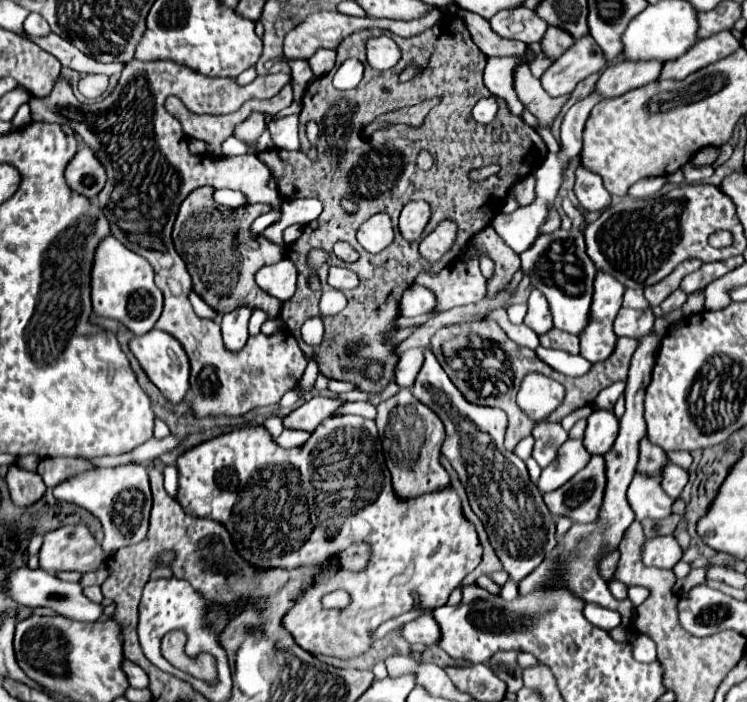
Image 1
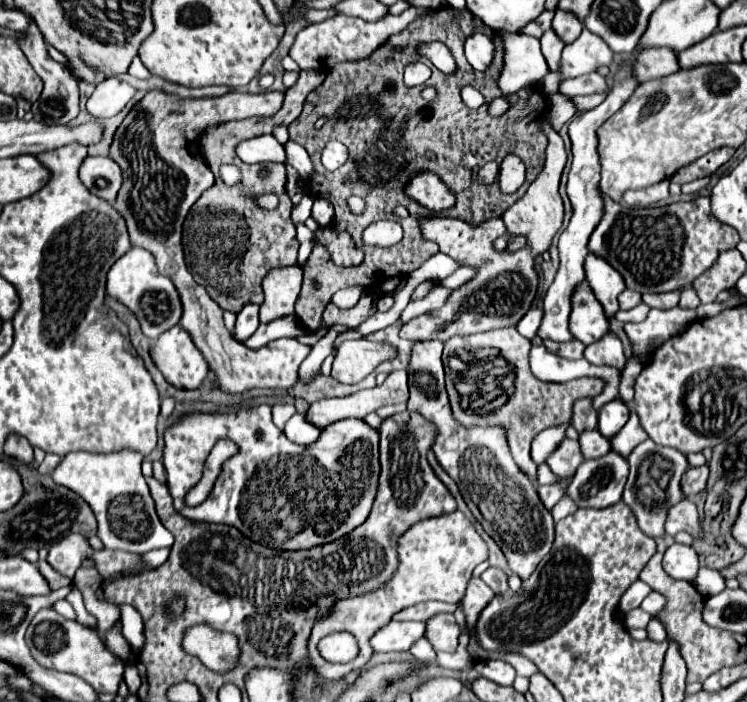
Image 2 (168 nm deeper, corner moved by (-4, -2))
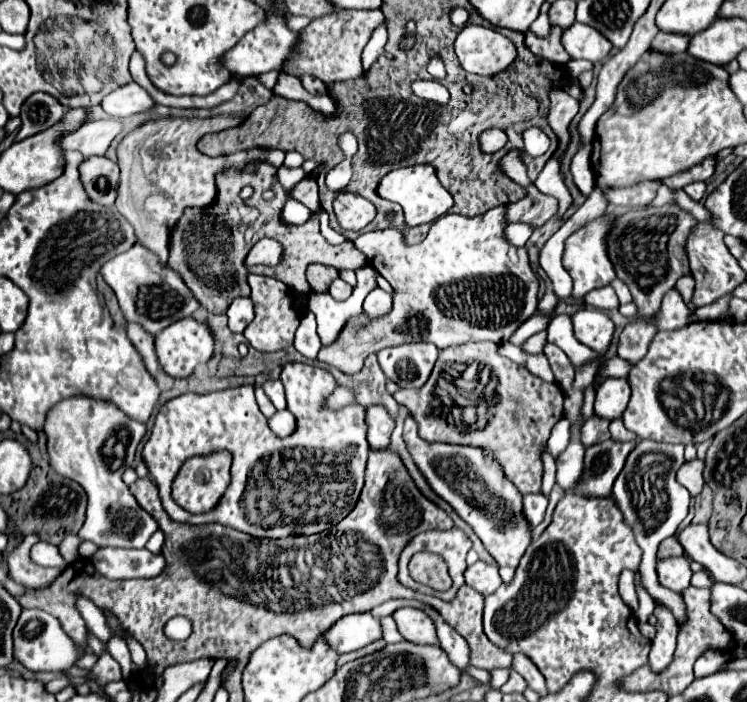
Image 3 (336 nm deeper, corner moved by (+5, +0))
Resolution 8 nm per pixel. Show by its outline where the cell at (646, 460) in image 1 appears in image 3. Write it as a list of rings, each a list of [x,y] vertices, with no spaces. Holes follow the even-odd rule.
[[[638,441],[636,449],[628,455],[628,461],[624,469],[620,471],[618,479],[614,481],[612,497],[616,499],[618,509],[624,515],[624,521],[632,527],[636,541],[642,549],[642,563],[640,563],[640,573],[642,573],[642,583],[648,589],[648,593],[666,603],[674,617],[680,623],[686,623],[688,613],[684,599],[678,593],[672,593],[670,589],[664,589],[658,583],[658,573],[656,573],[656,551],[658,545],[666,539],[672,537],[678,525],[686,519],[688,515],[688,505],[690,505],[690,493],[676,481],[676,471],[684,463],[684,445],[672,445],[672,443],[658,443],[658,441]]]

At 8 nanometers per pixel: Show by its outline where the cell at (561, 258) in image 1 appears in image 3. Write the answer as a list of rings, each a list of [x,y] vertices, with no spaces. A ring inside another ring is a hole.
[[[578,311],[572,317],[572,323],[574,323],[576,339],[580,339],[590,349],[596,349],[596,353],[604,355],[608,351],[614,337],[614,323],[606,313]]]

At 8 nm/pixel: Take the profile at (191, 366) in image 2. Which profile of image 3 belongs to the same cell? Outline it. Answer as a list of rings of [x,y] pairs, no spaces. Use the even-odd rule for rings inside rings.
[[[194,317],[180,319],[156,335],[156,355],[158,355],[162,369],[170,377],[190,377],[196,365],[208,363],[208,359],[212,357],[212,351],[214,351],[212,327]]]

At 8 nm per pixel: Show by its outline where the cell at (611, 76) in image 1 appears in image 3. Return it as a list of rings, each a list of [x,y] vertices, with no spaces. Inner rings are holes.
[[[660,31],[656,35],[656,41],[652,41],[652,51],[664,51],[664,53],[682,53],[688,49],[690,35],[680,33],[664,33]]]

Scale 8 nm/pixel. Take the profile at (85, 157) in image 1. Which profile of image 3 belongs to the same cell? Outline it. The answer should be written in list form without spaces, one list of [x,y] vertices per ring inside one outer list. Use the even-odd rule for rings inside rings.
[[[90,157],[80,165],[80,179],[94,203],[114,205],[118,189],[118,165],[106,157]]]

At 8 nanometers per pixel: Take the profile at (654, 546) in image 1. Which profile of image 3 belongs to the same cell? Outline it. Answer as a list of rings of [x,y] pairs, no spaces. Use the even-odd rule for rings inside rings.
[[[670,557],[664,561],[658,561],[656,565],[658,569],[658,577],[660,583],[674,591],[674,593],[682,593],[690,587],[690,579],[692,579],[692,569],[686,557]]]

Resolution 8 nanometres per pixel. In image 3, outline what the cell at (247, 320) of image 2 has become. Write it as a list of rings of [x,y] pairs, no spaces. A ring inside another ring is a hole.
[[[236,297],[228,307],[228,327],[236,333],[242,333],[246,325],[254,319],[254,307],[250,297]]]

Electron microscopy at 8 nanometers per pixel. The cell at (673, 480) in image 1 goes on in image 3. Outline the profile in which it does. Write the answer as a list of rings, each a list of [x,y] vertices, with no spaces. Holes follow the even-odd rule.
[[[692,459],[692,461],[686,461],[680,469],[678,469],[678,481],[690,491],[692,497],[696,497],[702,487],[704,487],[704,477],[702,477],[702,471],[704,471],[704,463],[700,459]]]

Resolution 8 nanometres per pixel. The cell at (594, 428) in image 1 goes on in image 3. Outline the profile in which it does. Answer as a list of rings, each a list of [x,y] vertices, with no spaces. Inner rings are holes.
[[[608,377],[596,389],[594,413],[600,413],[600,417],[608,417],[610,421],[618,419],[622,417],[628,399],[630,399],[628,377]]]

